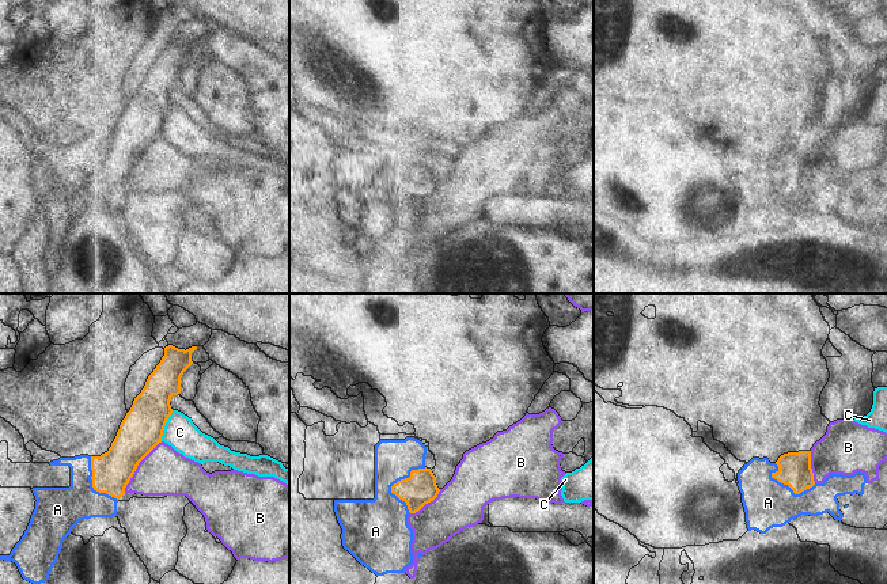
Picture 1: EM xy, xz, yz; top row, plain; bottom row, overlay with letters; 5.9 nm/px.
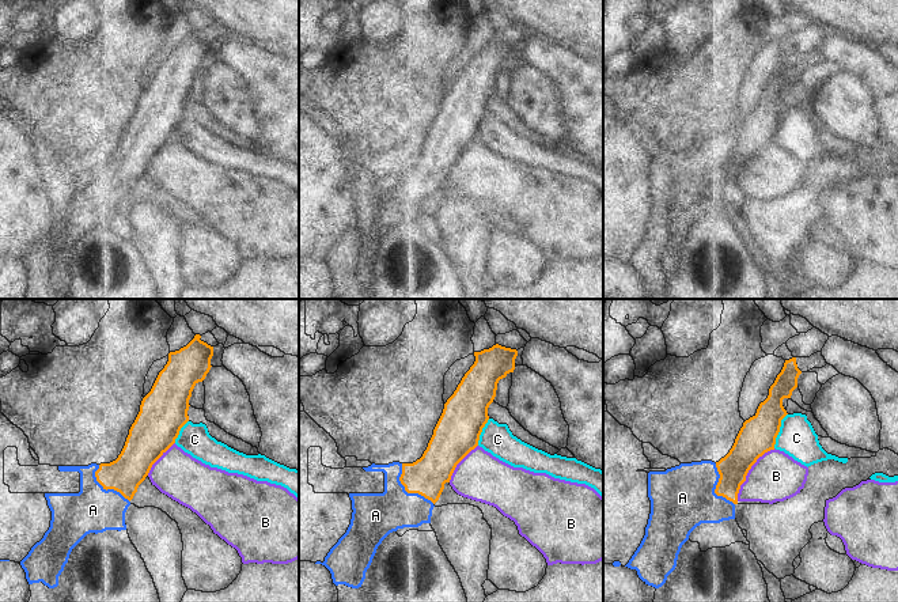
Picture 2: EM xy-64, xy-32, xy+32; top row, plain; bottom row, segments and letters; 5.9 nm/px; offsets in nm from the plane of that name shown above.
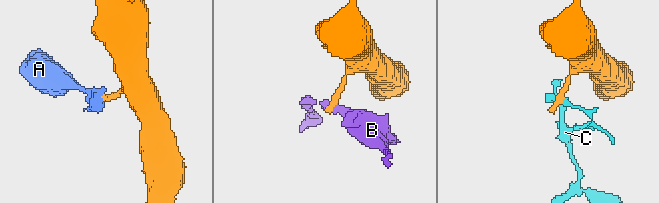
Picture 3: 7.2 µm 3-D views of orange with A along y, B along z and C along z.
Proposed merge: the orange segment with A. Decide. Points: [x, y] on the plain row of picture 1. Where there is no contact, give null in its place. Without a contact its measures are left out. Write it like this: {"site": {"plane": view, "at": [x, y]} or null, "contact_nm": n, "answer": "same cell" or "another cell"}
{"site": {"plane": "xz", "at": [397, 178]}, "contact_nm": 280, "answer": "same cell"}

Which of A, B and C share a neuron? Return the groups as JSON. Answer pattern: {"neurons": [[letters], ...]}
{"neurons": [["A"], ["B"], ["C"]]}

